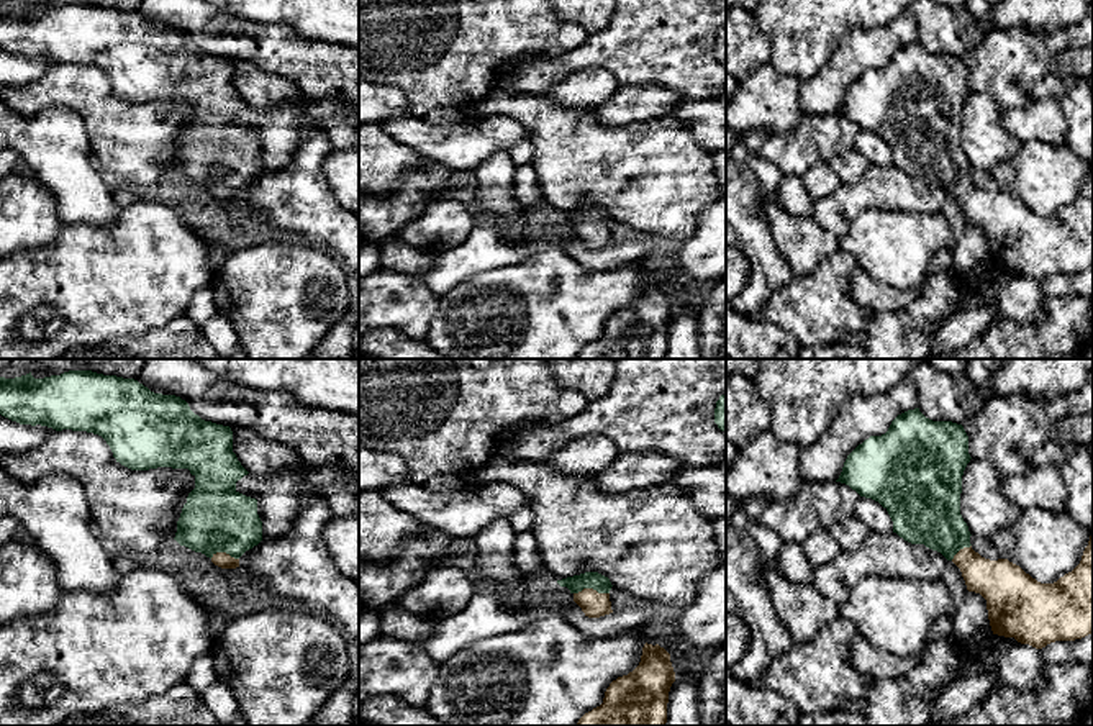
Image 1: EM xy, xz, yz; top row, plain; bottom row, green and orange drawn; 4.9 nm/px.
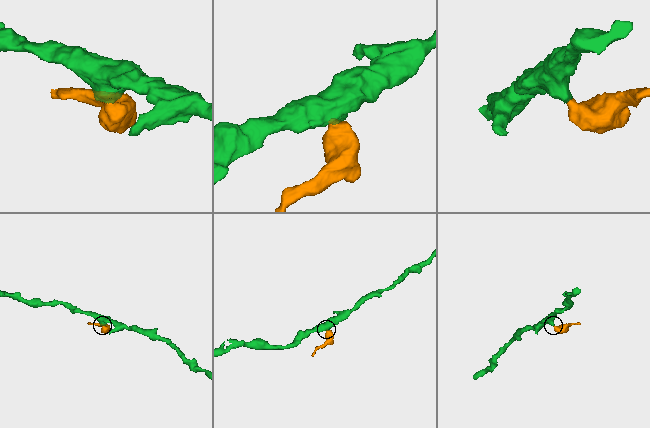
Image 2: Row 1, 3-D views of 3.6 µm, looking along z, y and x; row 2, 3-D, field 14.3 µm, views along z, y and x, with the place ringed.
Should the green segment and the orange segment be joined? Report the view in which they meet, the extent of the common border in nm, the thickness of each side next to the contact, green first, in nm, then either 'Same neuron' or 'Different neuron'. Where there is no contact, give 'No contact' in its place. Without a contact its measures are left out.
Touches green in xz. Shared border 180 nm. Thickness 90 nm (green) against 120 nm. Same neuron

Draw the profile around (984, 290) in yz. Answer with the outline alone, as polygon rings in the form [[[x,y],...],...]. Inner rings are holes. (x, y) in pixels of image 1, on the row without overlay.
[[[991,267],[985,270],[977,280],[970,280],[957,306],[950,310],[939,324],[929,324],[931,334],[934,336],[947,320],[962,310],[977,308],[982,305],[990,306],[1000,290],[1006,287],[1014,277],[1018,277],[1014,270]]]

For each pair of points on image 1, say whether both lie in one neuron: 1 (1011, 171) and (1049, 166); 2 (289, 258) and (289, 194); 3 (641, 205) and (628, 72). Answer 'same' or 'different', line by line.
1: same
2: different
3: different

